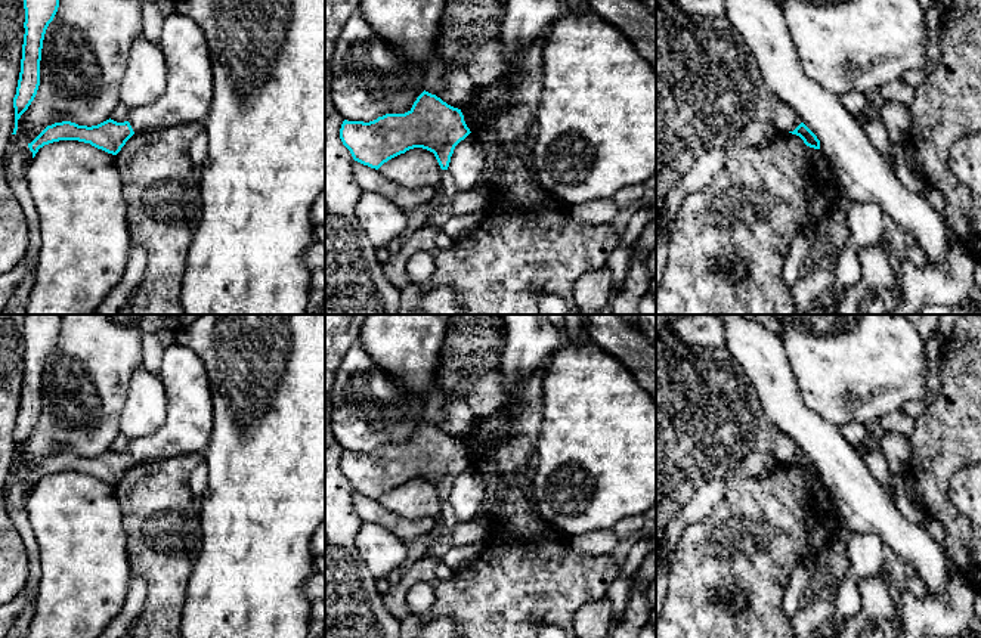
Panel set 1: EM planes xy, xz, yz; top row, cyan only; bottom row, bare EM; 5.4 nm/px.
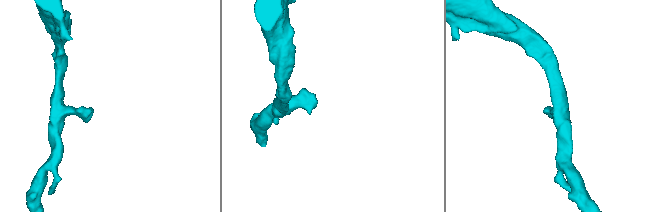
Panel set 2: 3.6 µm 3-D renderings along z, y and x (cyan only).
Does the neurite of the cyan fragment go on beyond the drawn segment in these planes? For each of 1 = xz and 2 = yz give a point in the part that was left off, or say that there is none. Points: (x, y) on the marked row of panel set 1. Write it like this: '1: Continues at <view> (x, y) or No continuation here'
1: No continuation here
2: No continuation here

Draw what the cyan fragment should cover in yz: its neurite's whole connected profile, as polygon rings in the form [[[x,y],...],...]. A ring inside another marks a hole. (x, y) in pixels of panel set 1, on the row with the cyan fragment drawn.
[[[801,123],[793,131],[789,133],[799,136],[807,146],[820,149],[820,140],[804,123]]]

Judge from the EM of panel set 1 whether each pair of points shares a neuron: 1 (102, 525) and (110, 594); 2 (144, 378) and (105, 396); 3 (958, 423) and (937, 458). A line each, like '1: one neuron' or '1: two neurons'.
1: one neuron
2: two neurons
3: one neuron

